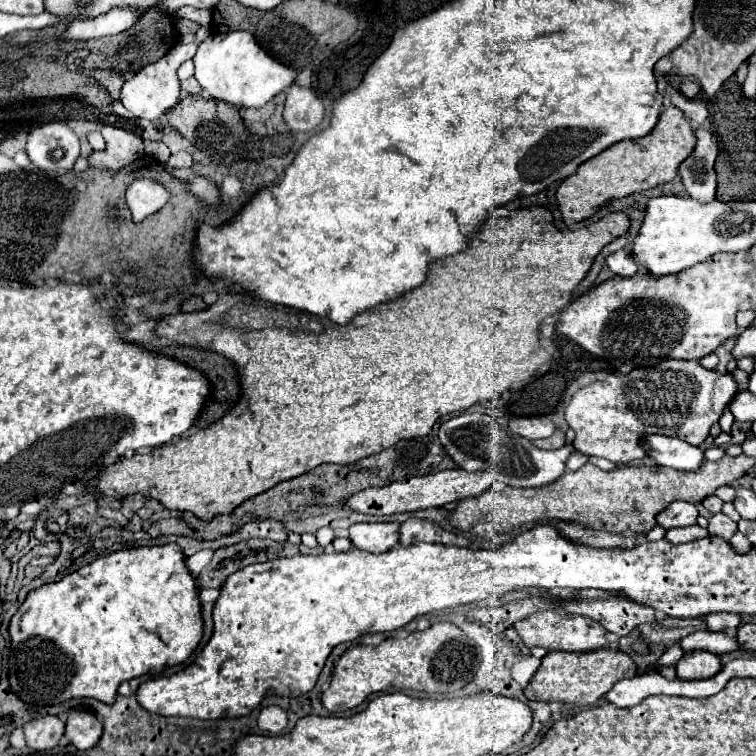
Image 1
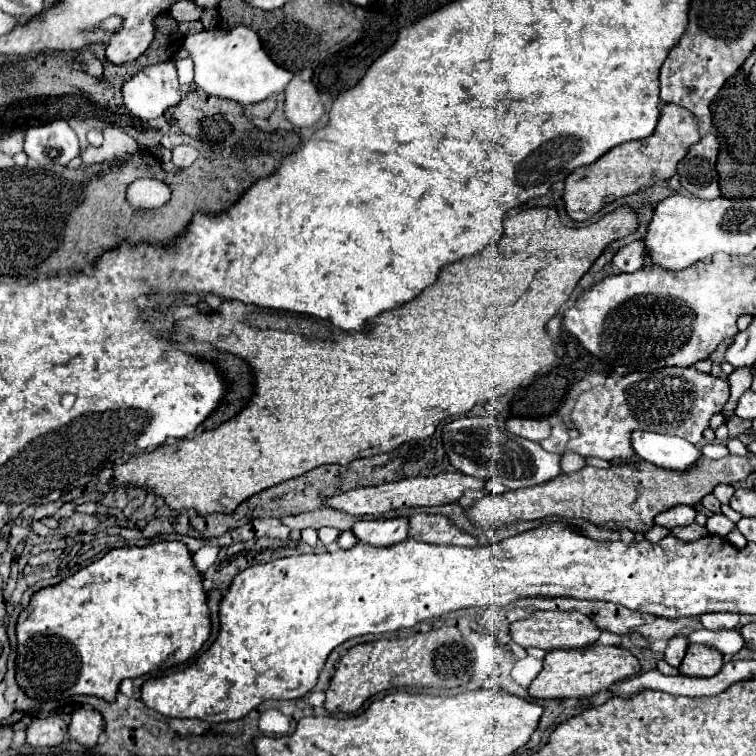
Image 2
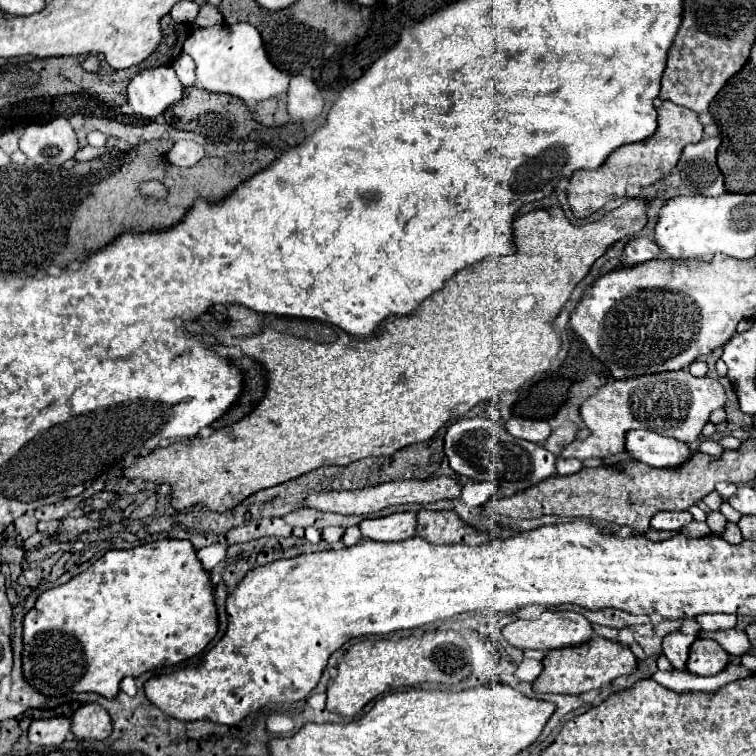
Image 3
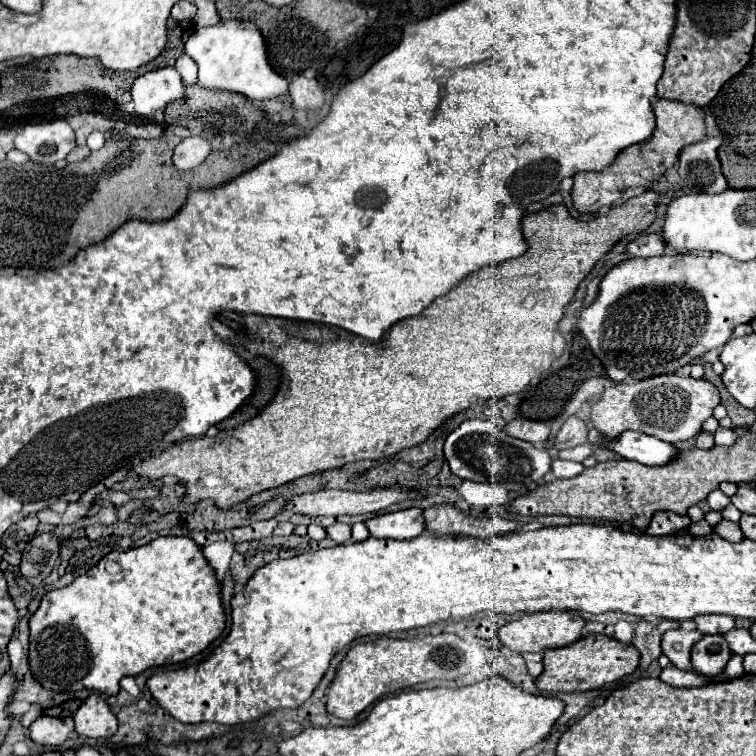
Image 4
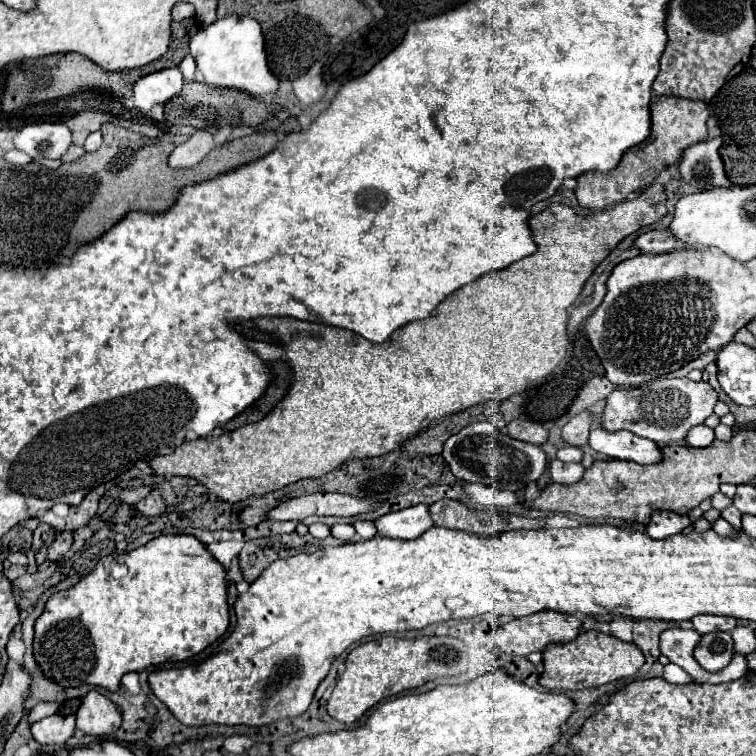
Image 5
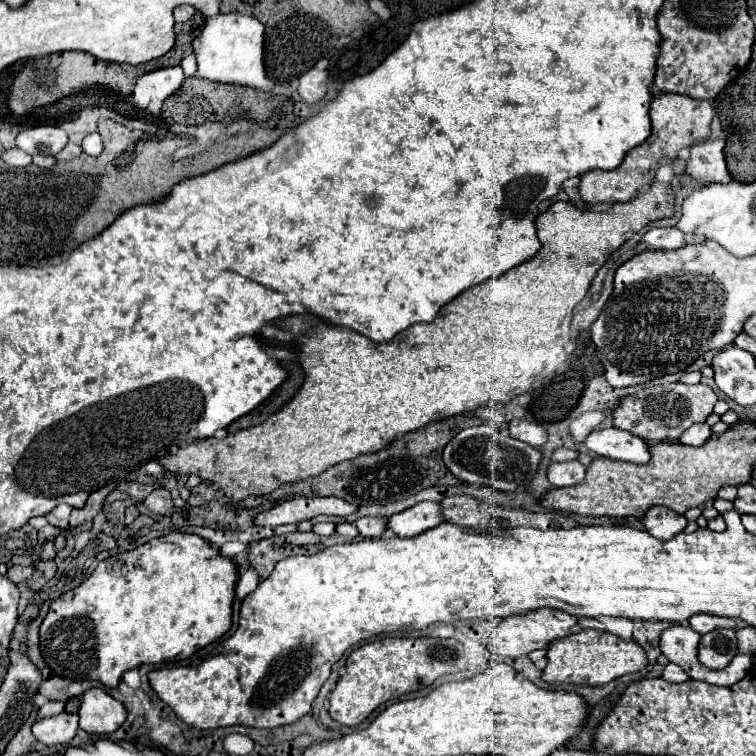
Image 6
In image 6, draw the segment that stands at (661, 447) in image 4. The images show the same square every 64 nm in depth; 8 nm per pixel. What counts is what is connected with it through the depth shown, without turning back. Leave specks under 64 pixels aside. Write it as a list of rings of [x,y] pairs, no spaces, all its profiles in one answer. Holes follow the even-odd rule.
[[[620,428],[594,430],[586,436],[582,446],[598,456],[608,456],[614,460],[626,460],[634,464],[646,464],[650,460],[648,444]]]

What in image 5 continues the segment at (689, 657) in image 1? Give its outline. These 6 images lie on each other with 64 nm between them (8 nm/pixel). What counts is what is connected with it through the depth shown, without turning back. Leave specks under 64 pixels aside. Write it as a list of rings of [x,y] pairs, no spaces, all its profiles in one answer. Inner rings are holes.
[[[730,632],[704,634],[700,644],[694,650],[694,658],[708,672],[722,670],[724,666],[730,664],[732,656],[734,656],[734,644],[732,644],[732,634]]]

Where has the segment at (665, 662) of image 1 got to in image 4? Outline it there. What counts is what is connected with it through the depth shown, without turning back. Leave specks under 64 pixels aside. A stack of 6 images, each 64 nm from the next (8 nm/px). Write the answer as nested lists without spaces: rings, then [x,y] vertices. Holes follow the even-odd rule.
[[[682,628],[678,630],[668,630],[664,636],[662,636],[662,652],[670,658],[670,662],[674,666],[678,666],[680,670],[690,670],[694,672],[692,668],[692,660],[690,660],[690,650],[692,646],[698,642],[700,638],[700,632],[686,632]]]

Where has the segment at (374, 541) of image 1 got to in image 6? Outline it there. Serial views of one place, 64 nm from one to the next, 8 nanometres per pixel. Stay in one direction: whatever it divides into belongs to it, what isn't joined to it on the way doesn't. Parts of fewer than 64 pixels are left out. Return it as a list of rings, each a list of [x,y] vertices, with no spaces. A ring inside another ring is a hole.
[[[420,502],[404,512],[398,512],[390,516],[388,528],[398,536],[416,536],[432,526],[438,526],[444,522],[444,516],[440,516],[440,502]]]

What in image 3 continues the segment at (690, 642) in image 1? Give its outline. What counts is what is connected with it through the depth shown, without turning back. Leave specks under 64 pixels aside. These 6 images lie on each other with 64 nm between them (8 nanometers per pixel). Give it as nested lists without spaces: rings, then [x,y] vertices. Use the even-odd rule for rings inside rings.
[[[720,630],[720,632],[700,632],[700,638],[714,638],[722,648],[732,656],[744,656],[748,650],[752,650],[752,644],[744,630]]]

